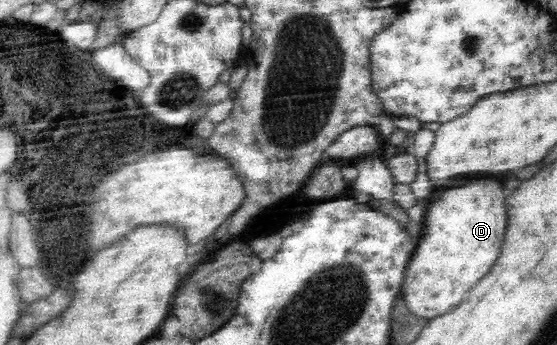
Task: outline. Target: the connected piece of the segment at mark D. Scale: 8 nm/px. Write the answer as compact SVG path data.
M471 179L431 194L423 233L409 260L402 283L402 299L409 312L430 320L455 309L468 297L471 288L483 279L499 257L507 209L503 185L497 179Z

